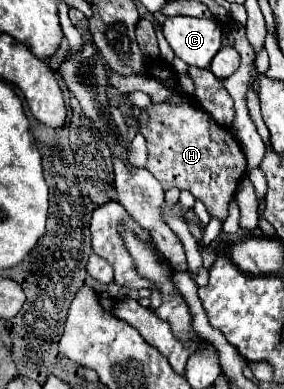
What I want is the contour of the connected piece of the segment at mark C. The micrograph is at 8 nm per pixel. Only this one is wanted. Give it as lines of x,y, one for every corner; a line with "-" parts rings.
167,17
161,29
173,53
193,67
209,67
221,47
223,31
215,19

